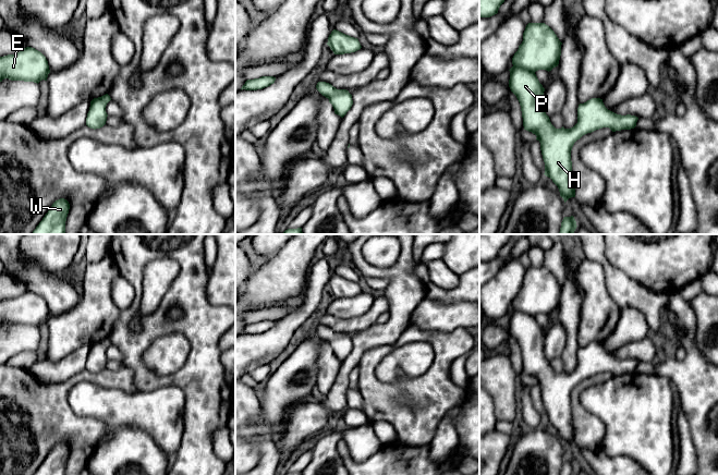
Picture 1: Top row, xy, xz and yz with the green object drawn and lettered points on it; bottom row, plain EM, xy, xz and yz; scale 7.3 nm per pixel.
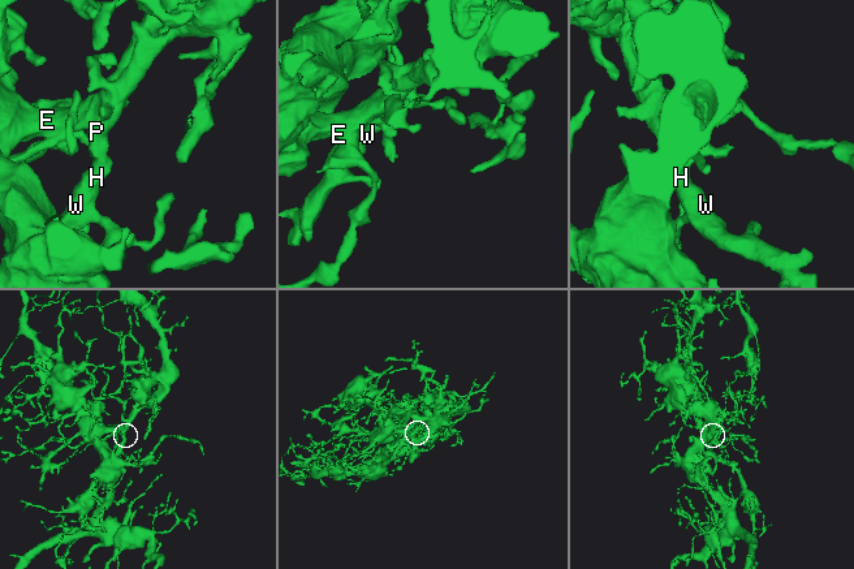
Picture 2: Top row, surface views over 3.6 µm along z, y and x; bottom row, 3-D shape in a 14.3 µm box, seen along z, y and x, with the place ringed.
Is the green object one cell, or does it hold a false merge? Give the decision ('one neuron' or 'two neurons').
two neurons

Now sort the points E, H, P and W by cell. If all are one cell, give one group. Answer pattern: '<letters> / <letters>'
E / H P W

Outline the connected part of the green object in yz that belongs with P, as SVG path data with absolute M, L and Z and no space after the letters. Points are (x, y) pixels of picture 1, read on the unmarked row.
M514 309L509 315L509 331L520 346L524 374L532 376L537 380L536 383L540 387L540 394L545 406L544 418L550 422L558 430L560 440L565 447L569 442L575 441L571 405L571 394L574 387L583 379L603 372L609 372L612 376L634 373L638 362L631 358L617 358L608 354L604 346L597 351L596 342L592 342L584 346L583 354L577 356L577 367L573 372L564 373L562 370L561 373L556 373L544 354L545 332L539 327L536 318L532 315Z

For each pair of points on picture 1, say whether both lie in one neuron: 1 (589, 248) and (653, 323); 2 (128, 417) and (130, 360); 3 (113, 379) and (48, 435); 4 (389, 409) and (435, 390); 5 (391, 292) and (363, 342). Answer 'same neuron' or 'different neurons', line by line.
1: same neuron
2: different neurons
3: same neuron
4: same neuron
5: same neuron

